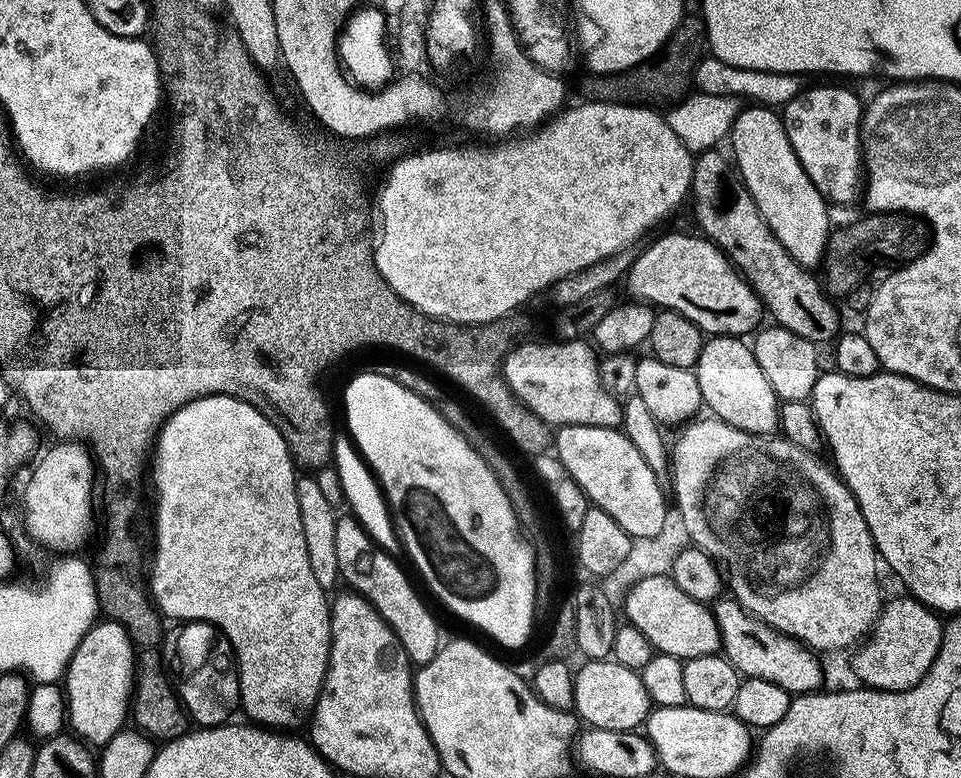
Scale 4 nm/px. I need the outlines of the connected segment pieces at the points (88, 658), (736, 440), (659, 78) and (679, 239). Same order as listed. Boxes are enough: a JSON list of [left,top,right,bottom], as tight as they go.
[[66,622,138,746],[671,416,748,555],[583,14,708,106],[626,232,766,338]]

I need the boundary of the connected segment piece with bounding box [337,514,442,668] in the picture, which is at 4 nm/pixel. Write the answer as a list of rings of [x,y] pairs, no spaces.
[[[345,514],[341,515],[338,518],[338,531],[337,531],[337,555],[339,562],[339,572],[341,574],[341,579],[347,584],[347,582],[351,585],[349,586],[355,593],[365,597],[368,601],[370,601],[371,605],[375,607],[375,609],[381,614],[383,619],[386,621],[388,625],[394,630],[396,637],[402,642],[403,648],[406,650],[408,657],[411,658],[413,665],[417,667],[424,667],[428,665],[430,662],[434,660],[437,654],[440,652],[442,647],[442,639],[440,640],[440,630],[438,628],[438,624],[433,616],[433,614],[428,610],[427,606],[424,604],[423,600],[420,598],[419,594],[416,592],[415,588],[412,586],[409,578],[406,576],[405,572],[402,570],[401,566],[395,561],[396,558],[393,555],[385,552],[383,548],[381,548],[378,544],[376,544],[375,540],[371,536],[368,535],[367,532],[364,531],[363,528],[360,527],[359,520],[356,517]]]

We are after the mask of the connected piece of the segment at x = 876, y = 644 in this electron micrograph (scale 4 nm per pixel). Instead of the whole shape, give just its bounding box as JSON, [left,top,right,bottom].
[852,596,944,692]

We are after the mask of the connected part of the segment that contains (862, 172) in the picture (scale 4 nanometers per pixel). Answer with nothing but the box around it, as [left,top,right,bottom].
[782,88,866,205]

